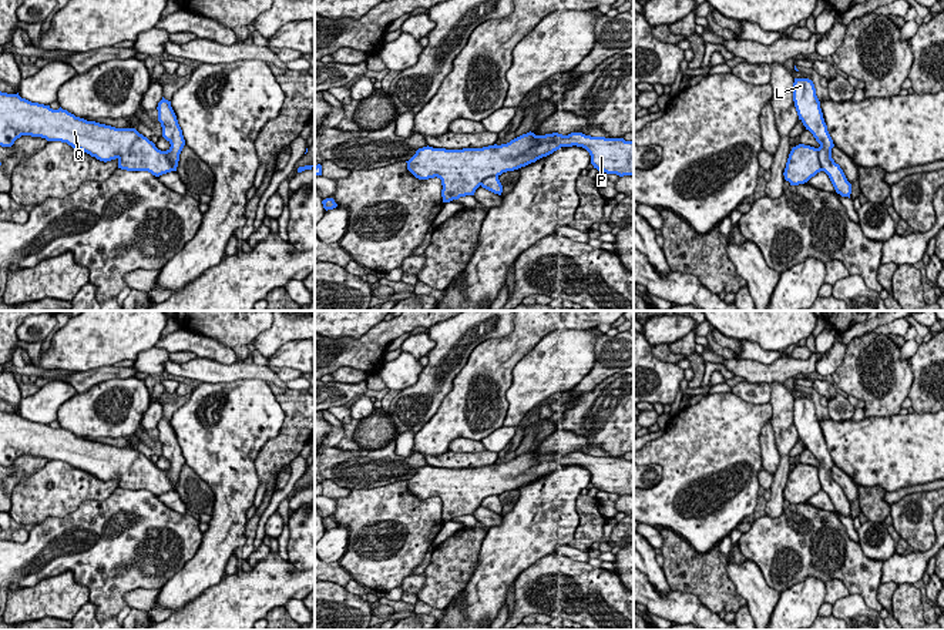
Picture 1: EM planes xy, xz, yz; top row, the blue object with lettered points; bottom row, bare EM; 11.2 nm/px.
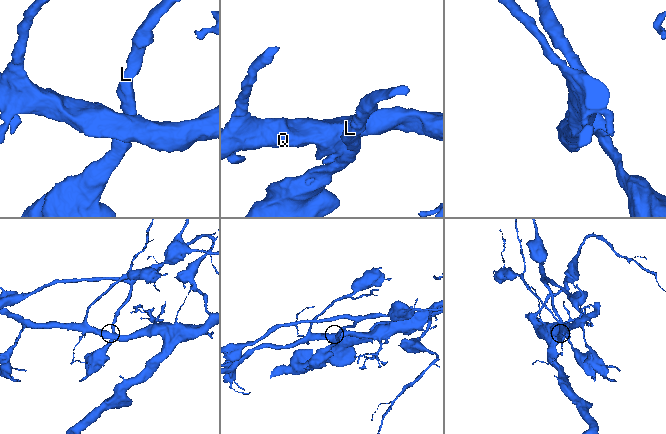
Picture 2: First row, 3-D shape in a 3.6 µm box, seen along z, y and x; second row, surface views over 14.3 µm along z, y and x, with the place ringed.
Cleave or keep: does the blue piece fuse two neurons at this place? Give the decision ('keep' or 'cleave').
keep

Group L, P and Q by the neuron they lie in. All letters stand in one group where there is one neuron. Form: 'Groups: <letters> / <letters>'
Groups: L P Q

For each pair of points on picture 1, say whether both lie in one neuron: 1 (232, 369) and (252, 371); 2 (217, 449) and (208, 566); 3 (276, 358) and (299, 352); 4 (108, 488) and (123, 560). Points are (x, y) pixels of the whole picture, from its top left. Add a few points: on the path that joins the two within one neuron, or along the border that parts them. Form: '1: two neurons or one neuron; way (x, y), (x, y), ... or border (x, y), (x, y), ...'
1: one neuron; way (237, 371), (248, 371)
2: one neuron; way (227, 478), (227, 532), (222, 538)
3: one neuron; way (282, 358), (294, 355)
4: two neurons; border (117, 486), (107, 498), (84, 501), (79, 508)

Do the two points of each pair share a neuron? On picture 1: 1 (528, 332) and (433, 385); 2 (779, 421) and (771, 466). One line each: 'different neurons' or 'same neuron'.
1: different neurons
2: different neurons

